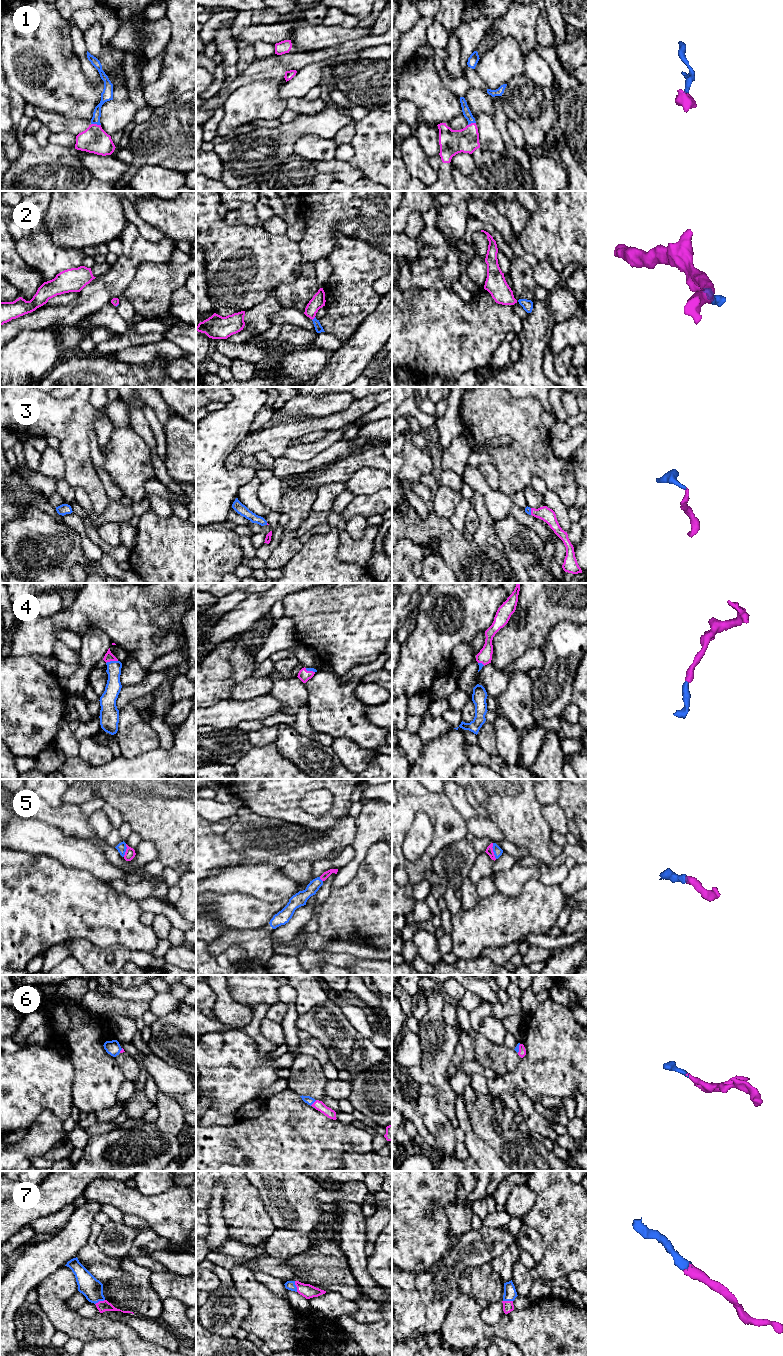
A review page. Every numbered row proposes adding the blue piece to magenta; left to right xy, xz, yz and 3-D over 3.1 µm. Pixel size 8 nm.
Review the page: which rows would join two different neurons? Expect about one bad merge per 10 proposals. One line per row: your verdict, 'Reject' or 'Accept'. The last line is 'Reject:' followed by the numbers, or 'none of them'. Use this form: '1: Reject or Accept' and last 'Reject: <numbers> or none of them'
1: Accept
2: Accept
3: Accept
4: Accept
5: Accept
6: Accept
7: Accept
Reject: none of them

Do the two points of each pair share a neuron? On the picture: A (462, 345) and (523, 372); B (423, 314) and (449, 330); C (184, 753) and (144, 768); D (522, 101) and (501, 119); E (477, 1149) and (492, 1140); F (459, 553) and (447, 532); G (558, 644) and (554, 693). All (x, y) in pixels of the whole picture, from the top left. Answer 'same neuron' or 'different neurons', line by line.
A: different neurons
B: same neuron
C: same neuron
D: different neurons
E: different neurons
F: same neuron
G: same neuron

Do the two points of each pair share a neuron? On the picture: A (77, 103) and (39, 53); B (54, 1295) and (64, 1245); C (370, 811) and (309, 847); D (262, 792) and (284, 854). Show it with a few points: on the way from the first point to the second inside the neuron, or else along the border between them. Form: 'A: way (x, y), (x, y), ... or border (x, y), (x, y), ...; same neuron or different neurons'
A: way (66, 91), (42, 65); same neuron
B: border (64, 1265), (40, 1282); different neurons
C: border (355, 818), (356, 834), (352, 842); different neurons
D: border (250, 810), (264, 817), (279, 818), (295, 824); different neurons

